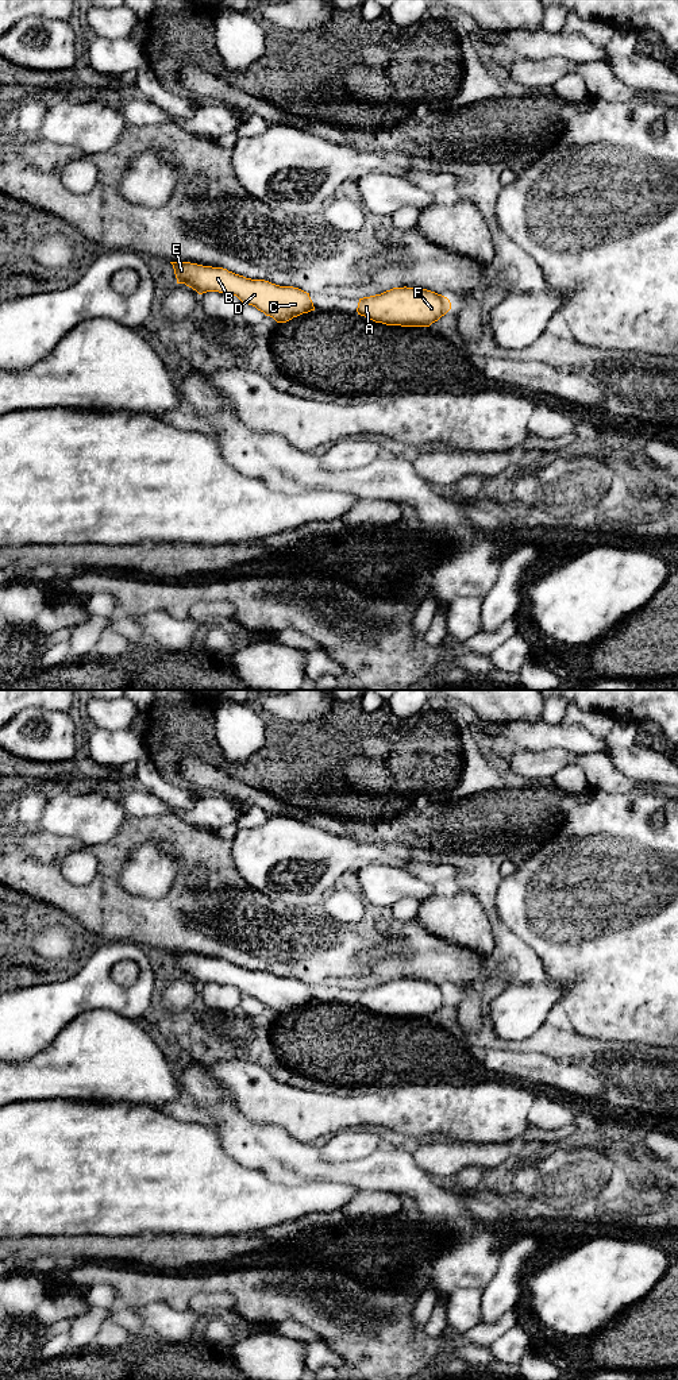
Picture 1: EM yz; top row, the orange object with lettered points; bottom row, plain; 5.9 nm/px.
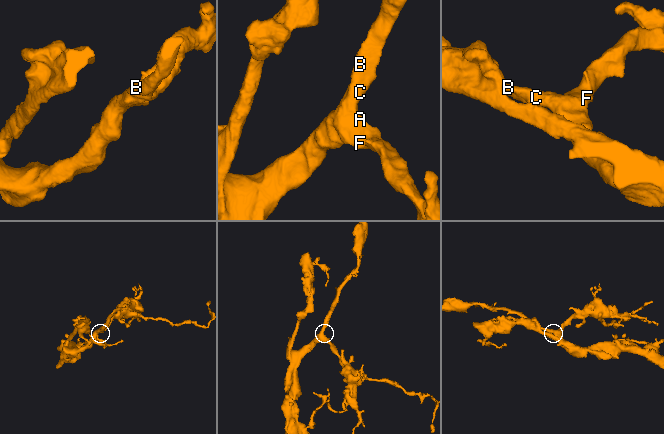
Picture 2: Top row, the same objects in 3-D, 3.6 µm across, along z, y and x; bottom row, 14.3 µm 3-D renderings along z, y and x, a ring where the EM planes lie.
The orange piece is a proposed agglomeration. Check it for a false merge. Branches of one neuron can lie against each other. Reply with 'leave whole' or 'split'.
leave whole

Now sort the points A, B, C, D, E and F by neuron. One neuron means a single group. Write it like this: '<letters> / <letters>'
A B C D E F

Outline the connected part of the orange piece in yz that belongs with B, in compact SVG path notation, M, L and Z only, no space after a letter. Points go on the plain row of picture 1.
M190 953L170 955L177 975L185 975L199 986L219 983L236 987L243 995L255 998L277 1014L286 1014L293 1009L315 1002L309 984L298 979L246 970L223 959Z

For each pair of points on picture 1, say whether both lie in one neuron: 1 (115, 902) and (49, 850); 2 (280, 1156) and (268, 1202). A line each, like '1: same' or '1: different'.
1: same
2: different

